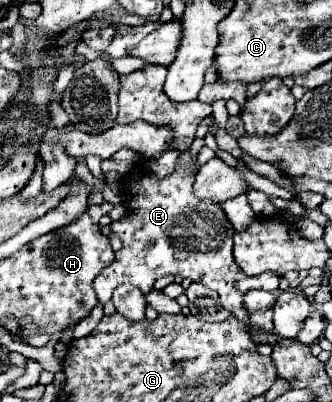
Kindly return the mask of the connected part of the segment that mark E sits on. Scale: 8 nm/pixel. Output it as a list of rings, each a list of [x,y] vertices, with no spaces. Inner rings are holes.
[[[196,157],[188,163],[188,167],[182,167],[180,161],[176,161],[174,171],[164,179],[144,173],[142,179],[128,185],[128,195],[124,201],[126,213],[122,219],[110,225],[112,231],[122,239],[124,247],[116,251],[116,261],[108,265],[94,281],[100,303],[110,301],[112,291],[122,283],[132,283],[146,295],[158,277],[182,275],[218,291],[222,307],[230,309],[234,317],[240,317],[240,321],[246,323],[246,311],[242,309],[244,293],[261,288],[269,292],[279,287],[278,275],[264,272],[250,276],[236,265],[232,255],[234,227],[230,225],[222,205],[208,199],[198,199],[194,195],[192,185],[198,169],[200,165]]]

